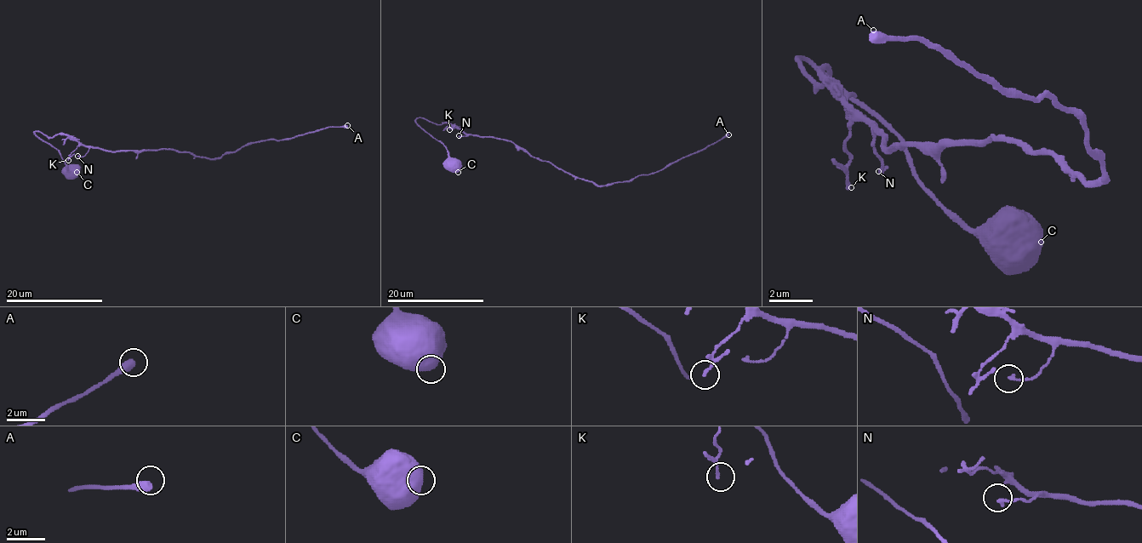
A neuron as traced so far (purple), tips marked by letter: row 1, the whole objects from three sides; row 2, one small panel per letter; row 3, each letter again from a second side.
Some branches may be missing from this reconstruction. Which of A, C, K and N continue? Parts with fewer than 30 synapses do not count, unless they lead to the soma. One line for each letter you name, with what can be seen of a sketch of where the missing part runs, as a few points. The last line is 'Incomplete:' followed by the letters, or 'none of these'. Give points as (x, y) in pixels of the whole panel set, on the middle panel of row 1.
Incomplete: A

